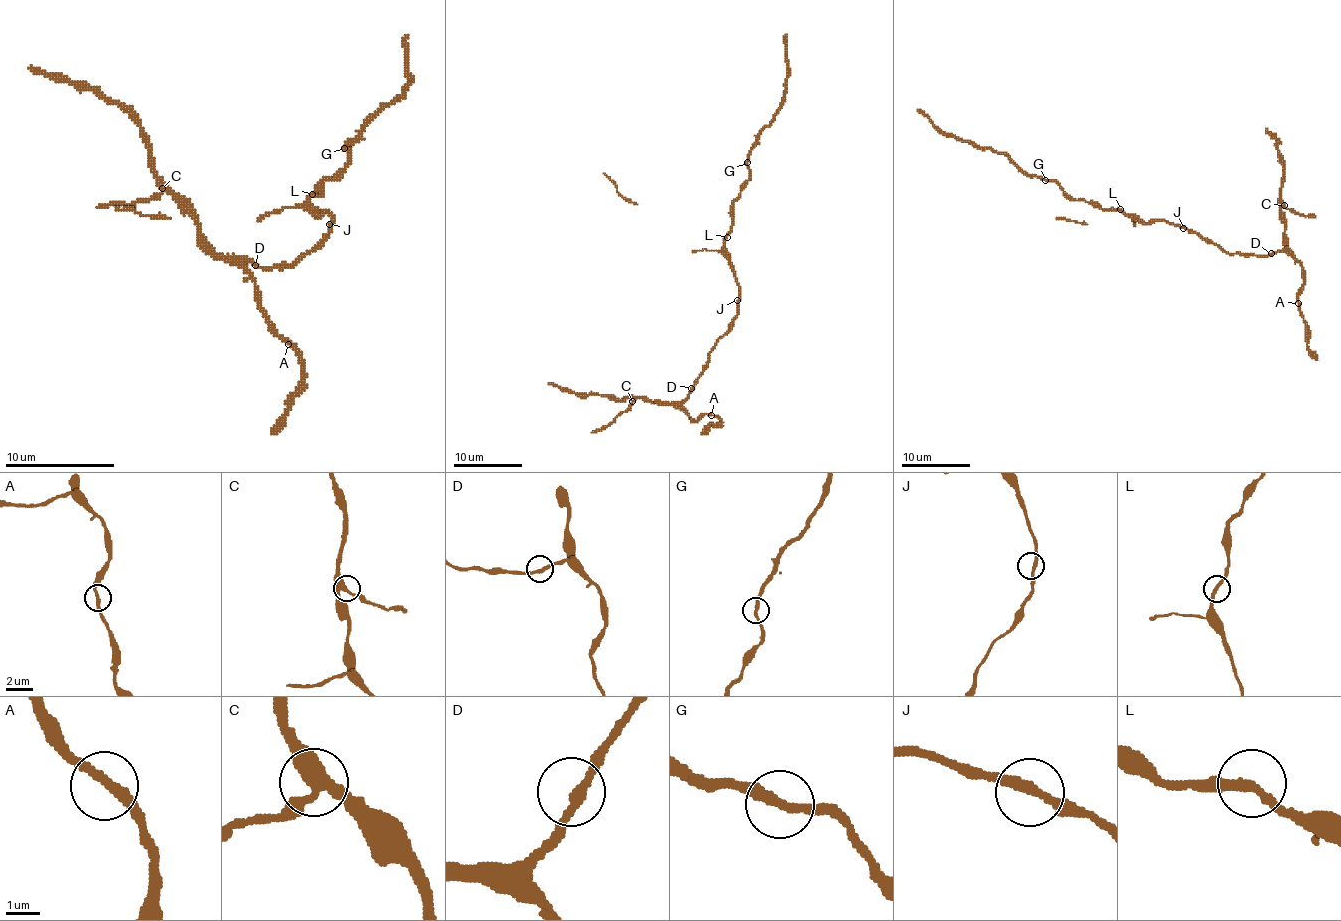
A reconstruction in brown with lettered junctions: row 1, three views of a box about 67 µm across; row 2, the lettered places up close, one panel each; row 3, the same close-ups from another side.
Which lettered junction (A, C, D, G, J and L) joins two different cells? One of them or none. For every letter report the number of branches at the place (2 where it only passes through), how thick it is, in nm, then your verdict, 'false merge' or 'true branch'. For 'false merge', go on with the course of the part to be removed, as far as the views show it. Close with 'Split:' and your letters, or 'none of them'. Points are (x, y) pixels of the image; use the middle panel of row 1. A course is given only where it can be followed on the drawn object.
A: branches 2; calibre 280 nm; true branch
C: branches 3; calibre 360 nm; true branch
D: branches 2; calibre 240 nm; true branch
G: branches 2; calibre 260 nm; true branch
J: branches 2; calibre 260 nm; true branch
L: branches 2; calibre 260 nm; true branch
Split: none of them

